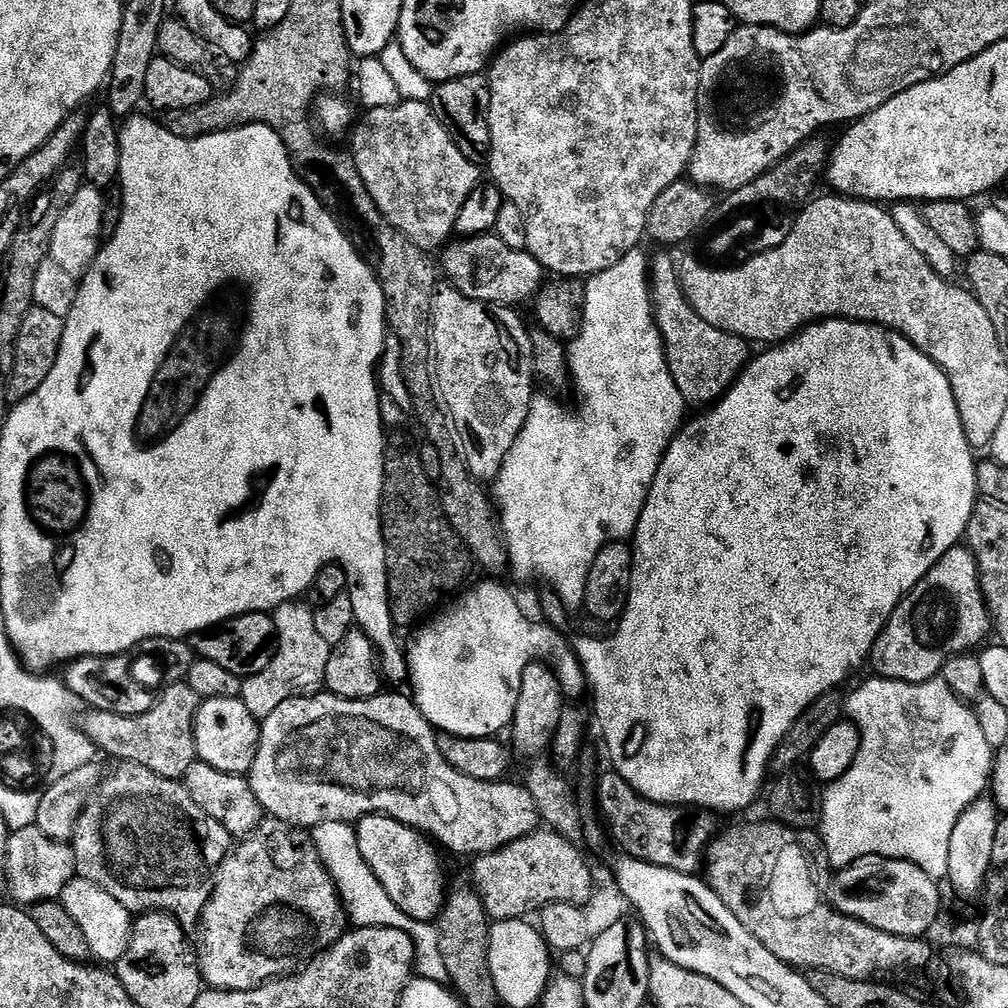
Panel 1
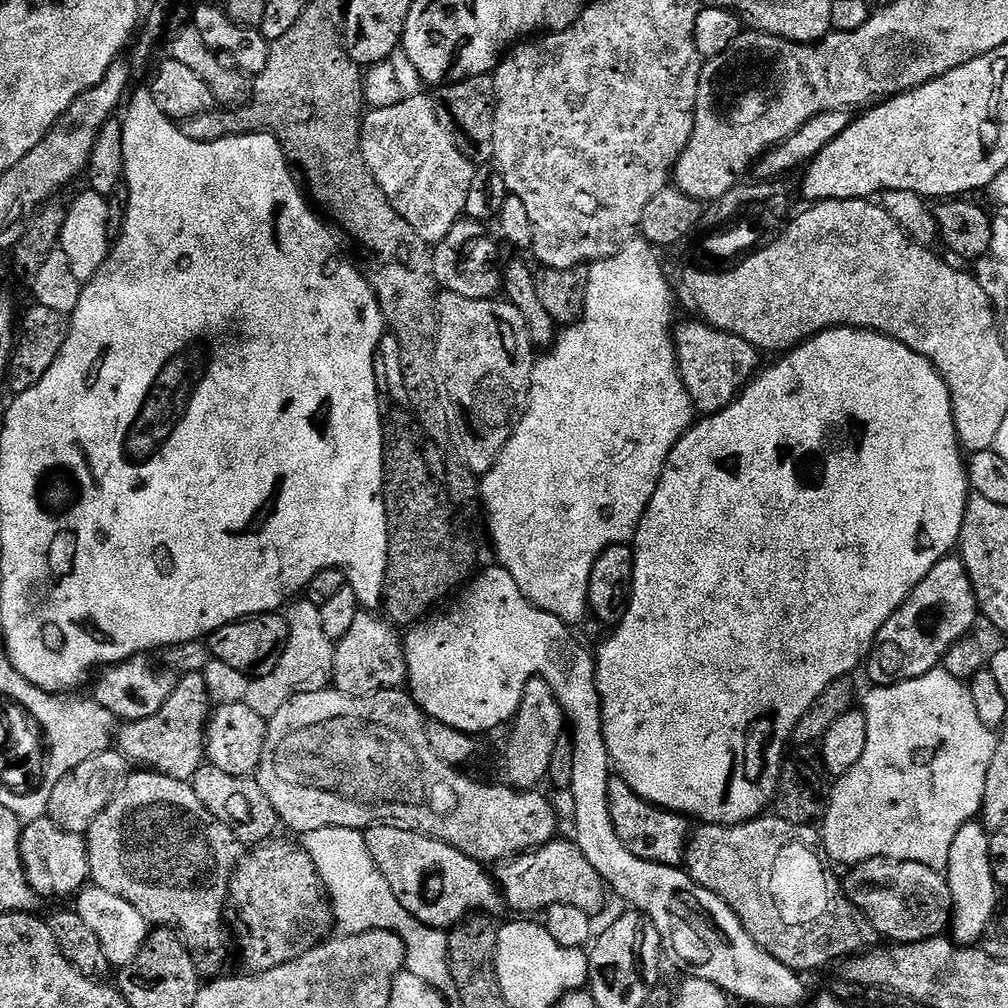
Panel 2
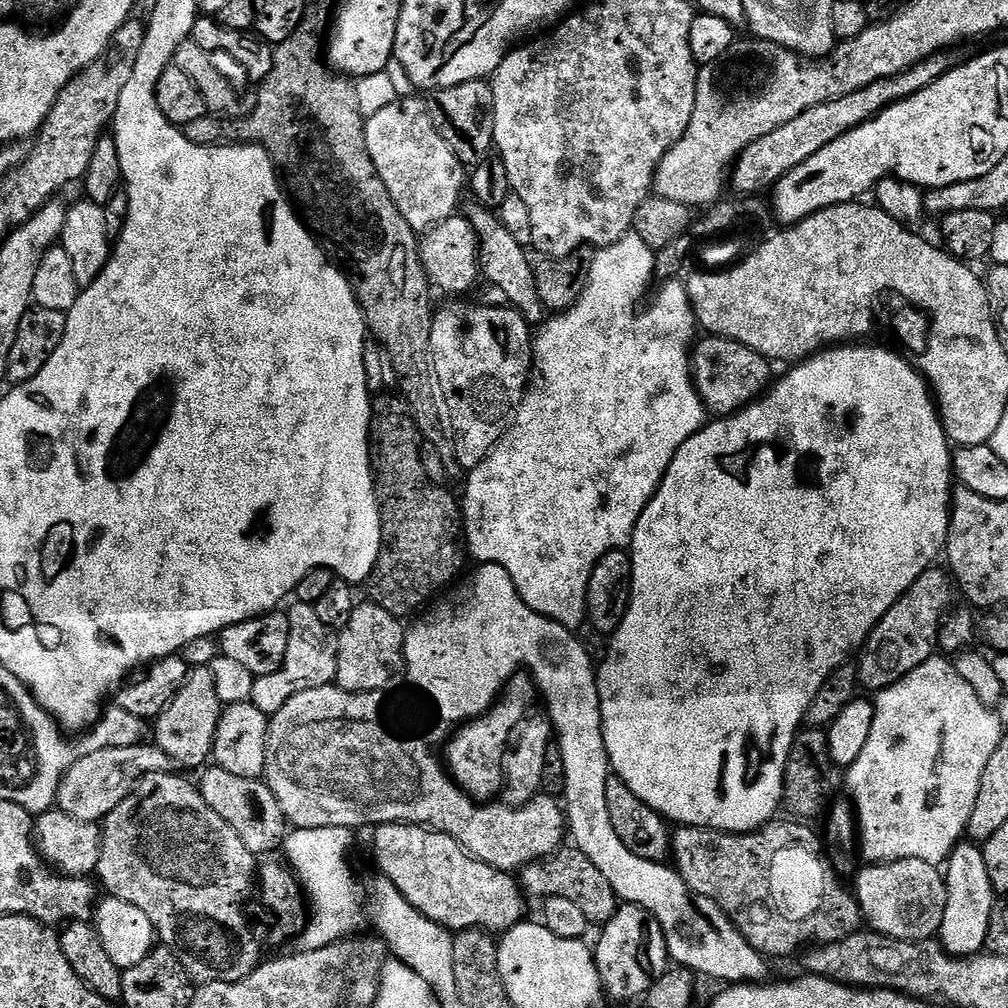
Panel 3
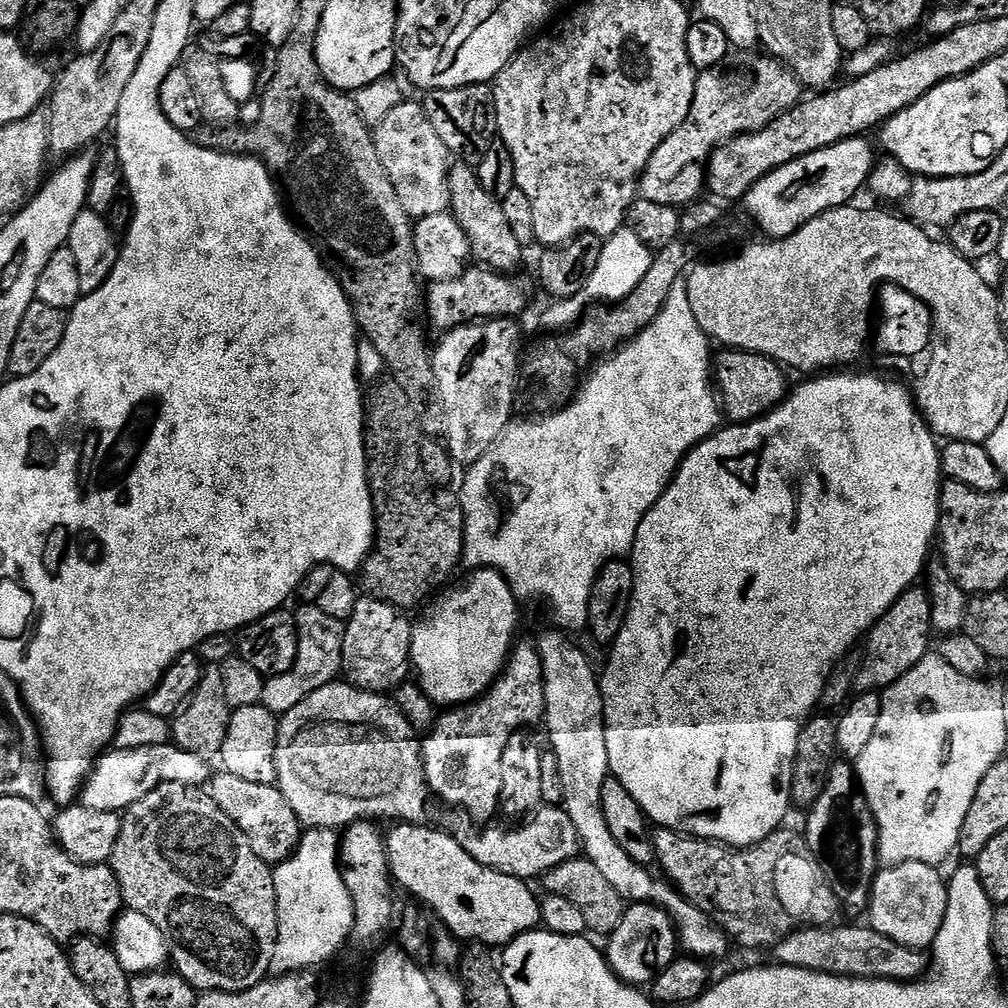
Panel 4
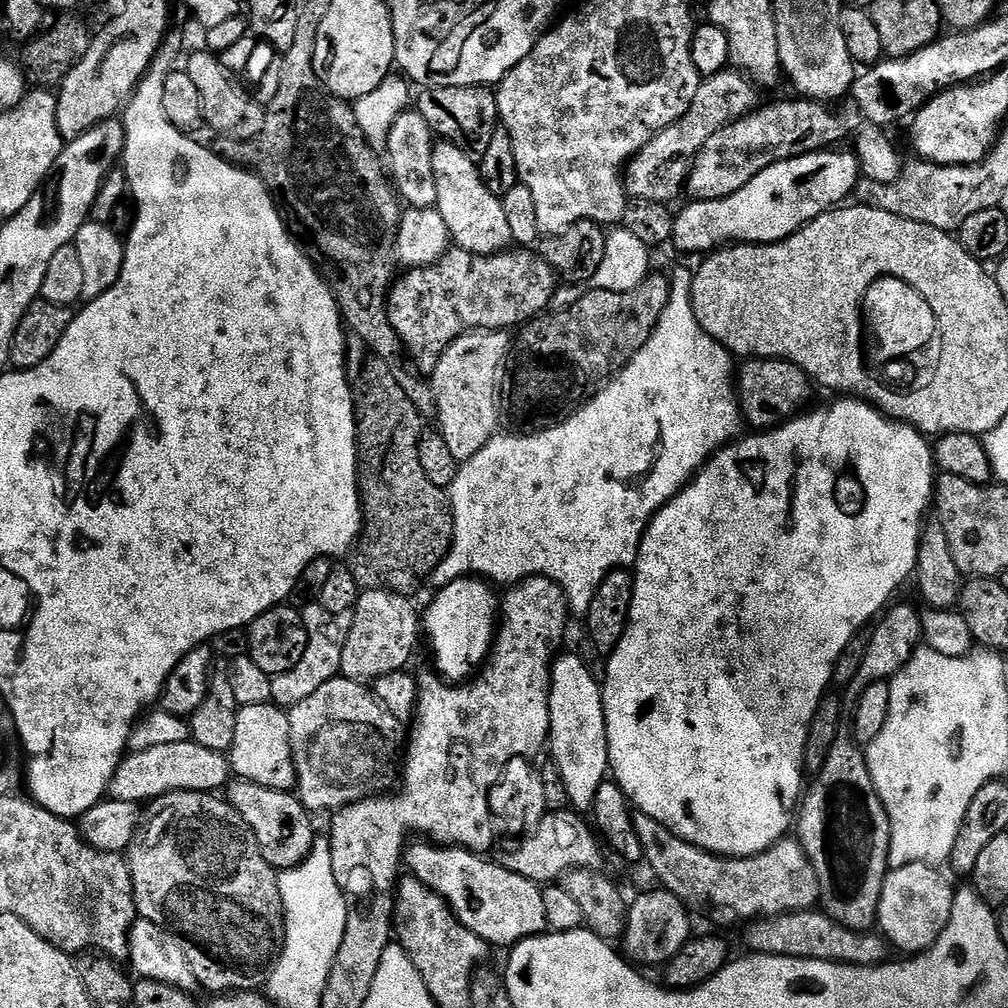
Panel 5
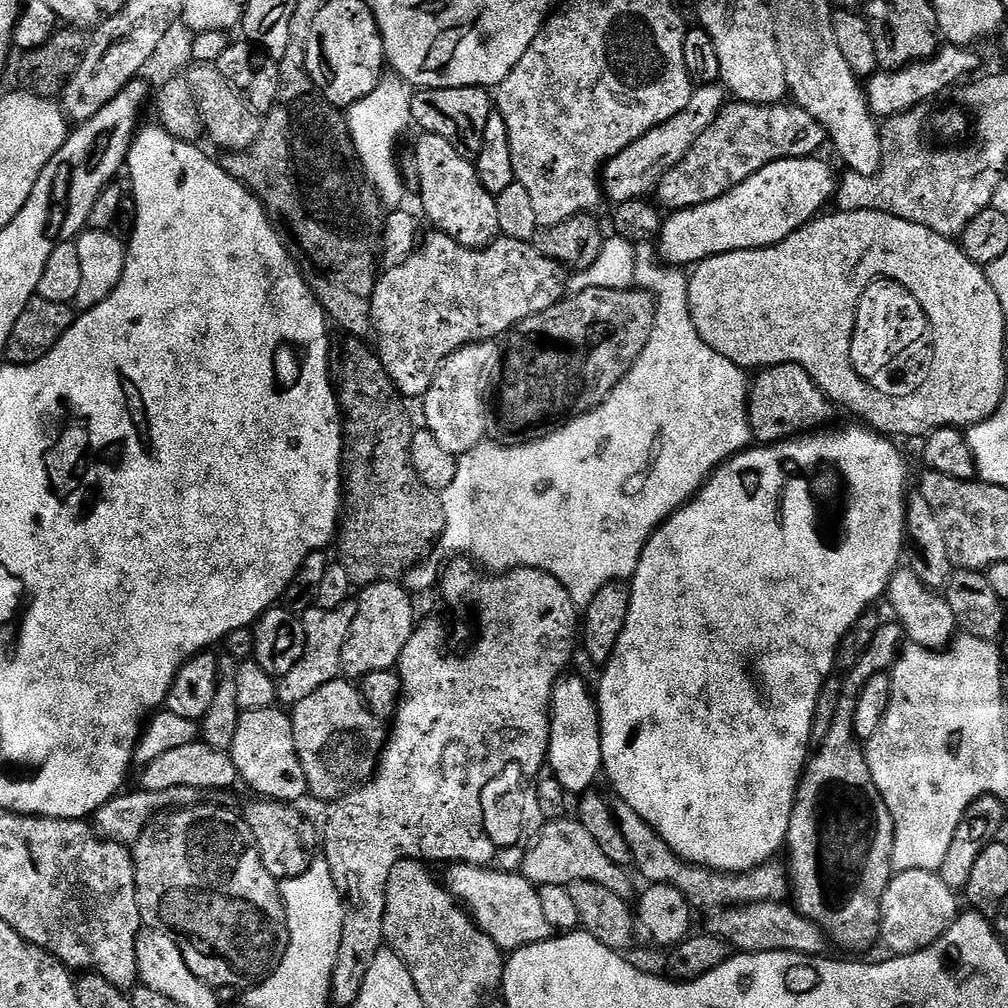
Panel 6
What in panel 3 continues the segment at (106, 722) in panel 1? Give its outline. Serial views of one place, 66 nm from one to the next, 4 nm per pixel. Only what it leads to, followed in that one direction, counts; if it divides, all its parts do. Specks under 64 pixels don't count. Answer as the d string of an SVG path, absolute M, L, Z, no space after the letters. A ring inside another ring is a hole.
M193 667L189 671L186 686L178 692L174 702L154 721L154 743L161 748L175 765L184 768L203 769L213 759L216 735L220 729L220 715L225 705L218 698L211 667Z

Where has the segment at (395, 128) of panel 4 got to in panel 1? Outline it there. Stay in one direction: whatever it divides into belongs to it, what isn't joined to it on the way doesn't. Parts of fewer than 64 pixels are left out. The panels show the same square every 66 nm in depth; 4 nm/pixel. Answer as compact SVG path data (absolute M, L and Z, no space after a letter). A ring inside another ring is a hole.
M401 101L394 107L369 109L361 121L355 123L350 134L352 140L352 163L367 186L367 192L384 216L385 223L396 228L420 249L439 251L453 235L458 211L466 198L480 183L479 167L470 162L457 148L445 127L438 122L428 102Z

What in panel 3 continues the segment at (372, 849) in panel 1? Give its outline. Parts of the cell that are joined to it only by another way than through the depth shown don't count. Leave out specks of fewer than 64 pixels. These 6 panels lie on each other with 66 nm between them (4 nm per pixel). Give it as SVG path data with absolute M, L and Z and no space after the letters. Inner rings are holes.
M381 824L375 832L372 844L376 847L376 864L381 868L382 876L389 879L412 906L434 923L453 933L464 932L467 928L482 928L486 932L503 934L525 919L526 893L517 877L494 866L486 866L486 862L478 862L445 832L434 832L418 824Z

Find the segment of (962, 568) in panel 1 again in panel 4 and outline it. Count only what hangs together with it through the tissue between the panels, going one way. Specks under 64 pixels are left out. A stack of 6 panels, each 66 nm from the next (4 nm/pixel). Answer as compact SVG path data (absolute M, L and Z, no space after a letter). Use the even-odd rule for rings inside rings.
M913 586L888 607L886 614L882 614L867 633L868 649L862 652L857 689L883 690L899 676L906 675L923 656L929 655L928 639L931 636L934 636L932 600L923 587Z

